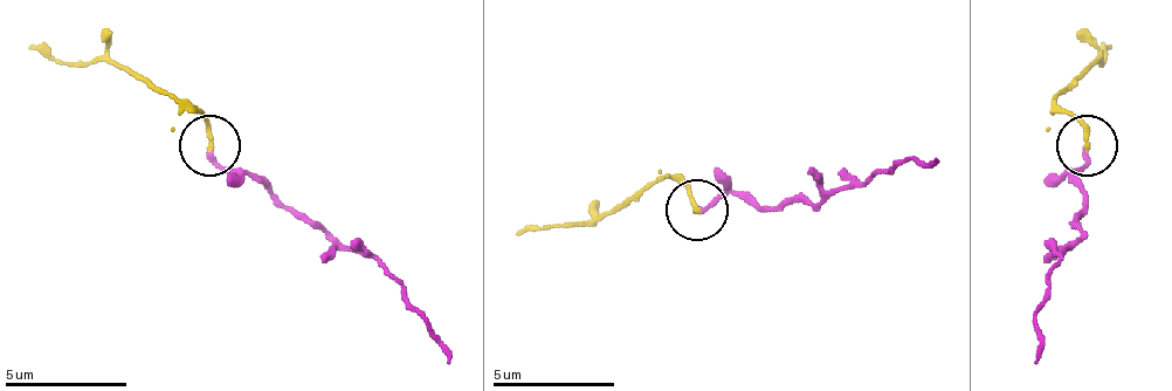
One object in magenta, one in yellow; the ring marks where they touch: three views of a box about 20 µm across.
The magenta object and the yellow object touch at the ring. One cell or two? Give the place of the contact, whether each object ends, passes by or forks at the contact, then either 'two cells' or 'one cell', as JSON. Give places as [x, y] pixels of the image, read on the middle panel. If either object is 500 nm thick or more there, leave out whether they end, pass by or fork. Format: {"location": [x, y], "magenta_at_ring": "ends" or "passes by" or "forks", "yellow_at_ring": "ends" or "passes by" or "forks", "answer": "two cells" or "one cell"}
{"location": [696, 210], "magenta_at_ring": "ends", "yellow_at_ring": "ends", "answer": "one cell"}

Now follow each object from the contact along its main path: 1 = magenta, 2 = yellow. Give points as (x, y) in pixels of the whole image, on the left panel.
1: (207, 148), (220, 165), (250, 172), (330, 239), (367, 252), (416, 313), (447, 362)
2: (207, 148), (207, 123), (116, 61), (48, 61), (30, 43)

